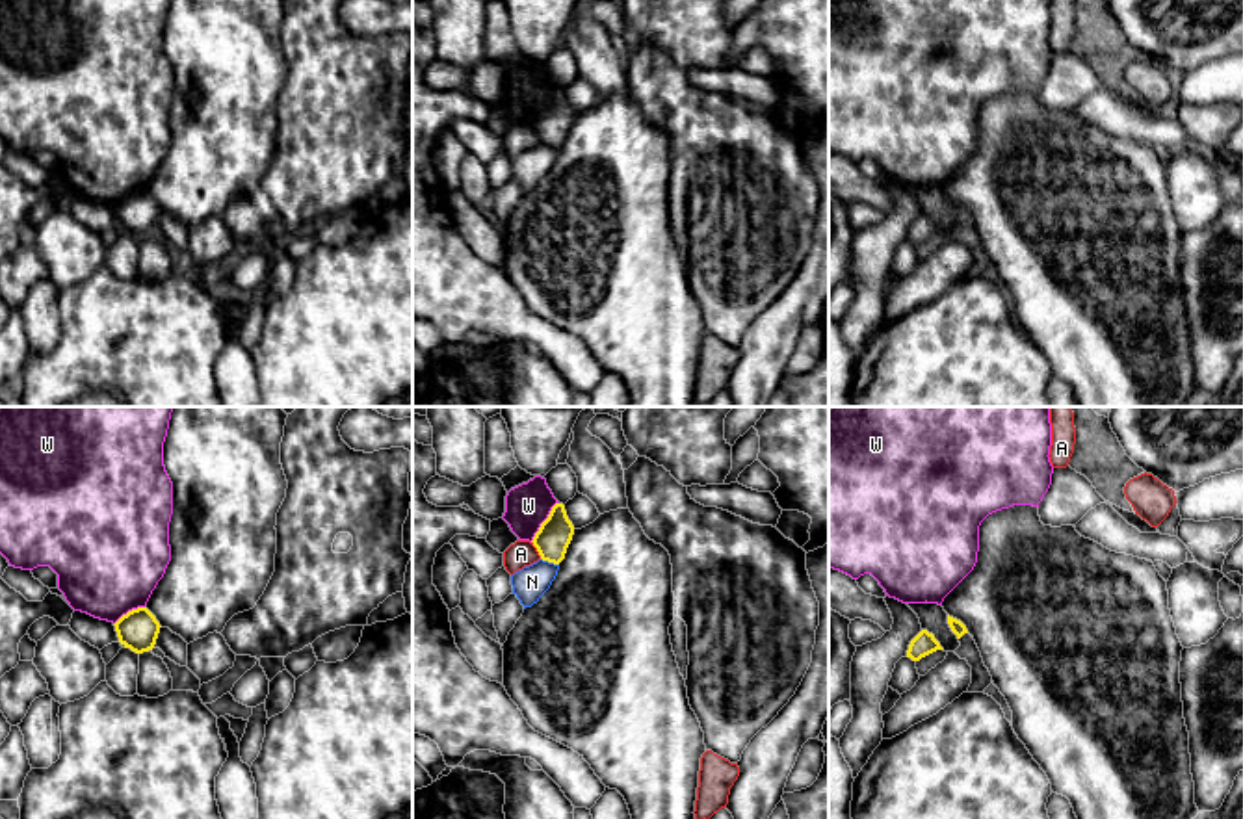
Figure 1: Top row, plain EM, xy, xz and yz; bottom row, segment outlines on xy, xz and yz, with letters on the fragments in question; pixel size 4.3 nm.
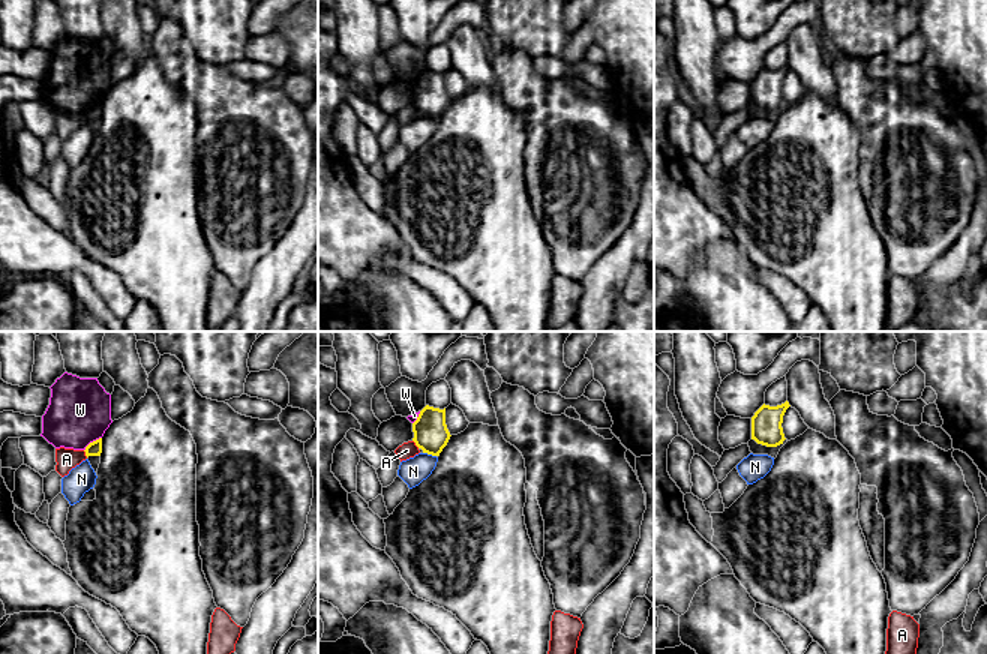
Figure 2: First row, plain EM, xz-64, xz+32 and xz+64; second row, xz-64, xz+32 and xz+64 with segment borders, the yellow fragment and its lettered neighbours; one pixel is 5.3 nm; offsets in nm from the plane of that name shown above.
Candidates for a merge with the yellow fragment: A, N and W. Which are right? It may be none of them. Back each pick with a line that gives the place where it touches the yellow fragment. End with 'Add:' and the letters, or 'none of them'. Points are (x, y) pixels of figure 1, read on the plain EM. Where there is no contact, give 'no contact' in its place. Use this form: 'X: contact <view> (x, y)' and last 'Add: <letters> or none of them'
Add: none of them

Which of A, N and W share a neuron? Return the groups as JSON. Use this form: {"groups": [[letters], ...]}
{"groups": [["A"], ["N"], ["W"]]}

